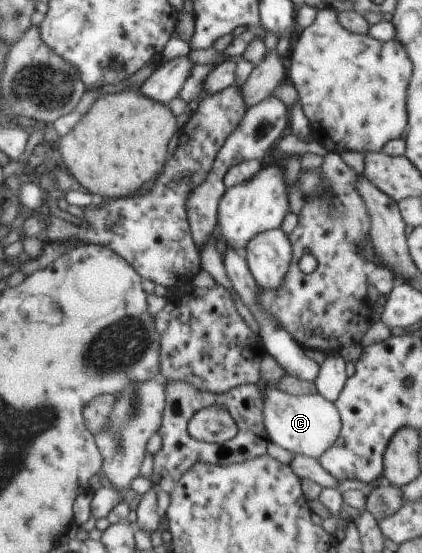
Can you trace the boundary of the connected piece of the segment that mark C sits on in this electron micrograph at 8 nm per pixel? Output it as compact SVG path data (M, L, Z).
M276 386L263 387L263 420L270 442L294 455L318 459L330 449L341 432L341 417L335 403L324 399L318 393L292 395L280 391Z

